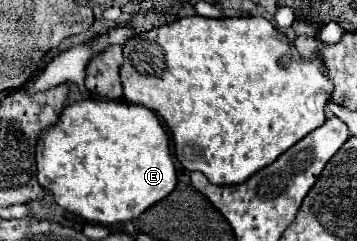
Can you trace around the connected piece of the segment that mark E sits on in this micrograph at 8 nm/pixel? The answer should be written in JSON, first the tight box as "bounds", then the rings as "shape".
{"bounds":[36,100,176,224],"shape":[[[80,100],[66,106],[58,122],[46,128],[36,146],[38,182],[50,188],[56,204],[72,214],[82,216],[96,224],[116,224],[138,218],[146,208],[166,198],[176,186],[176,168],[170,156],[168,134],[164,132],[158,116],[146,106],[114,100]]]}

